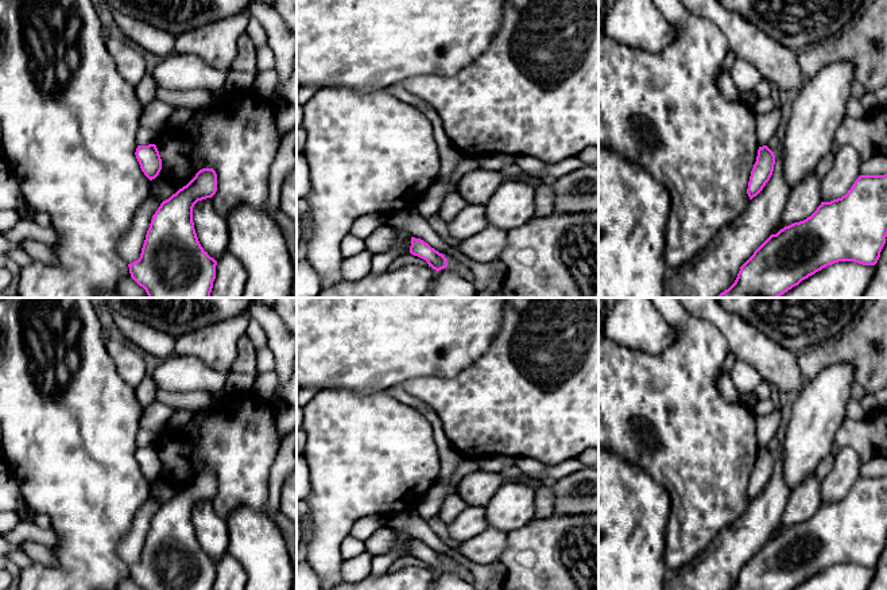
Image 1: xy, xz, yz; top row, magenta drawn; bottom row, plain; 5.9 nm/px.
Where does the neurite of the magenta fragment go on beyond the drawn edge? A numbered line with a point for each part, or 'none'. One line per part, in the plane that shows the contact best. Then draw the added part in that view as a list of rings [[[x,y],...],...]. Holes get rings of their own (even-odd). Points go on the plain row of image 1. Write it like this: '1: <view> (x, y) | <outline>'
none

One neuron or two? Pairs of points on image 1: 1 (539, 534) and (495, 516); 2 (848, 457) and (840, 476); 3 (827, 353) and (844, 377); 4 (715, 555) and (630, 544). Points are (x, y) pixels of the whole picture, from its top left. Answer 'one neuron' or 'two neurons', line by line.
1: two neurons
2: one neuron
3: two neurons
4: two neurons

